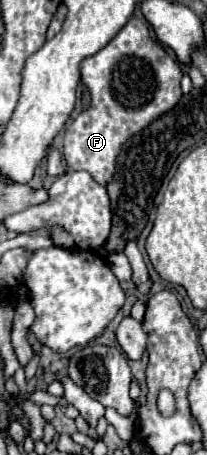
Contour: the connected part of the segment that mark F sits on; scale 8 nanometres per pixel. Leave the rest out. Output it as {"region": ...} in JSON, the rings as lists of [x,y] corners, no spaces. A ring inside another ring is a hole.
{"region":[[[131,17],[99,53],[81,63],[81,81],[91,93],[91,105],[65,129],[63,157],[67,165],[75,171],[83,169],[97,183],[107,185],[121,145],[181,99],[181,77],[183,71],[173,53],[151,39],[145,23]]]}

